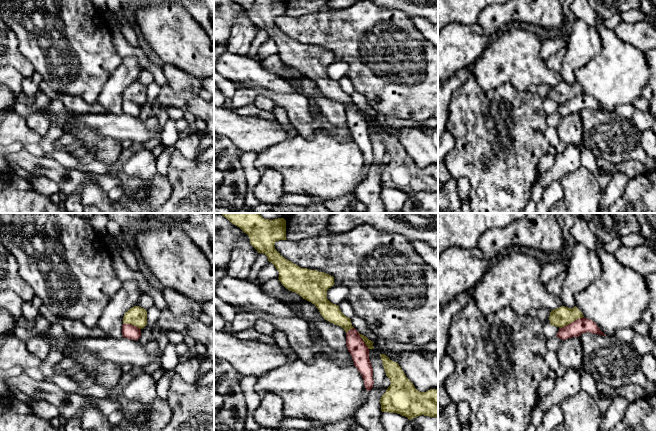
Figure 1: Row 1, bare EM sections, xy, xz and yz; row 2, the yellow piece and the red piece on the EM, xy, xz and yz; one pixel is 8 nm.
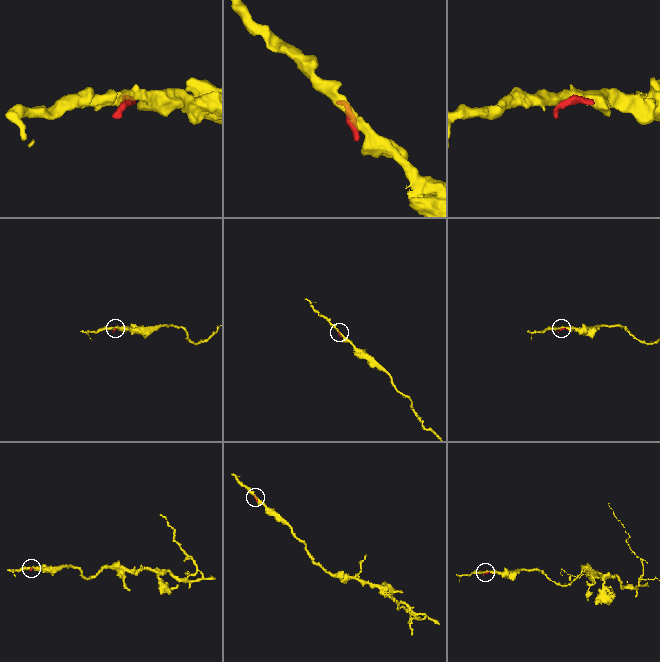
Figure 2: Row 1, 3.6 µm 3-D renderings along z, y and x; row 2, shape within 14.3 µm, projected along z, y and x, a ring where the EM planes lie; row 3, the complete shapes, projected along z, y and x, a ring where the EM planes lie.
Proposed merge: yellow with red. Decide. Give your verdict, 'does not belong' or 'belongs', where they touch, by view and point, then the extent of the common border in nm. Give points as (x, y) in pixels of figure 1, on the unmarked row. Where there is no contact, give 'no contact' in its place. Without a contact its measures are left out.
does not belong | yz (571, 98) | 220 nm

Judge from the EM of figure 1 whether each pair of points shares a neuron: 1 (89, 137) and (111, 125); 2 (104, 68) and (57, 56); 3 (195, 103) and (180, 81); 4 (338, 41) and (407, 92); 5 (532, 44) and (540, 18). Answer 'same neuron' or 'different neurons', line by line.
1: different neurons
2: same neuron
3: different neurons
4: same neuron
5: different neurons

